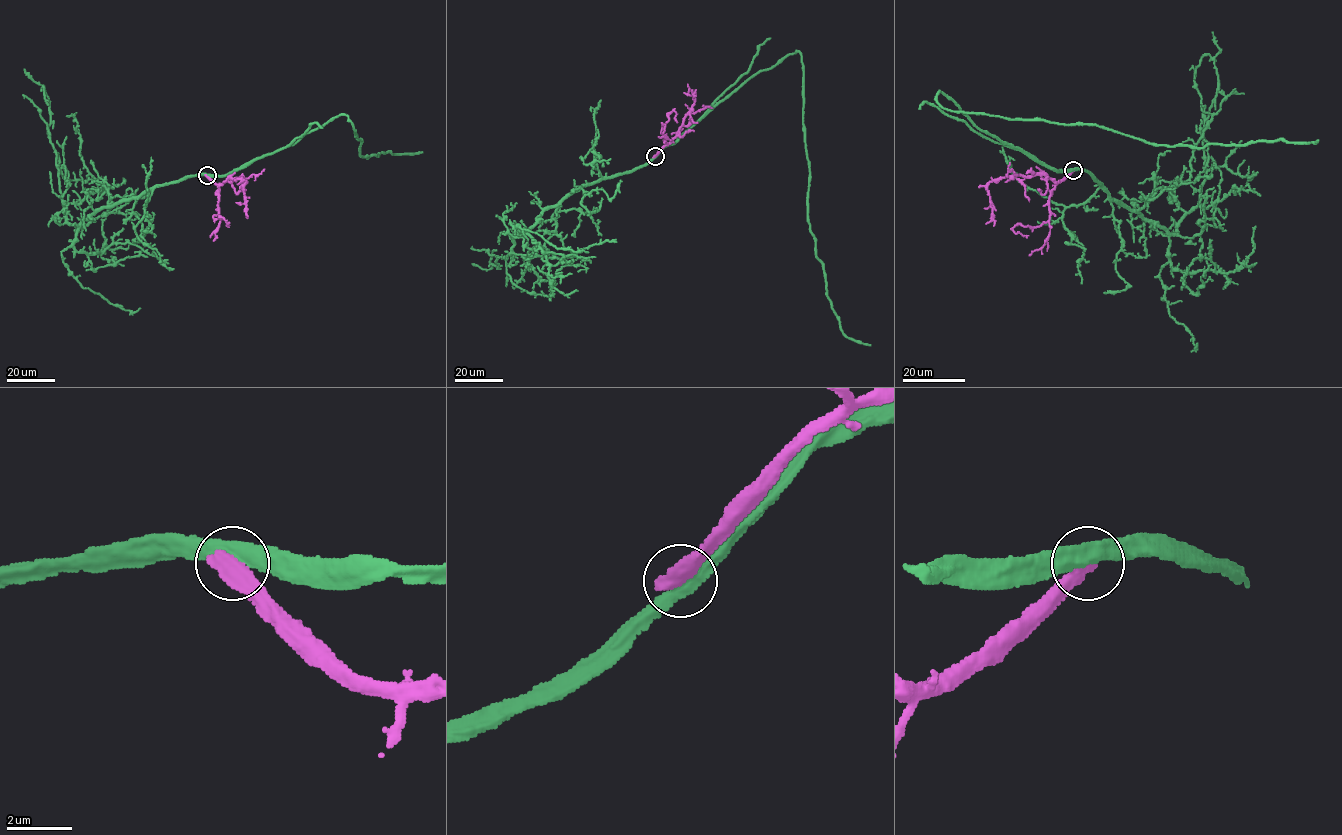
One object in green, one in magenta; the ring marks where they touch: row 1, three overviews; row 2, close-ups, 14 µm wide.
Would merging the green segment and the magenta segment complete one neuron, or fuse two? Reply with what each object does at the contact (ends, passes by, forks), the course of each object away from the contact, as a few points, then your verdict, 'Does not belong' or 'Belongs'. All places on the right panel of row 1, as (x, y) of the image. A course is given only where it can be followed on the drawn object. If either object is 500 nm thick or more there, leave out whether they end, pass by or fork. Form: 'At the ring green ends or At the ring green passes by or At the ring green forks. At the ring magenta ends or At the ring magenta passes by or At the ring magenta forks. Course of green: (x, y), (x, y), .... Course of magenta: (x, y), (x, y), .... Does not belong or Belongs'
Course of green: (1073, 170), (1054, 171), (981, 130), (939, 92), (936, 100), (953, 111), (1103, 126), (1171, 146), (1318, 140). Course of magenta: (1073, 170), (1061, 181), (1053, 182), (1044, 175), (1007, 175), (992, 180), (987, 192), (993, 226). Does not belong

